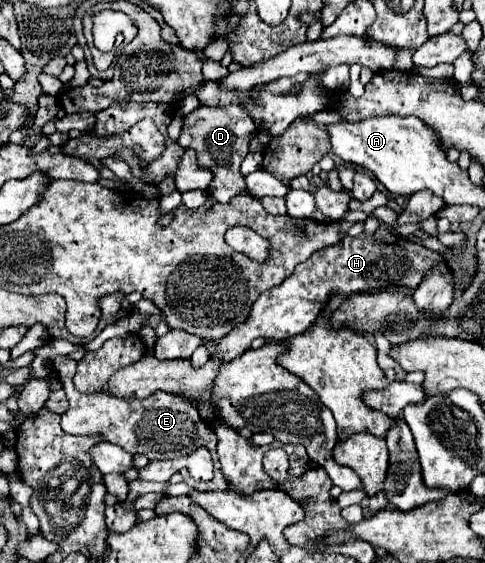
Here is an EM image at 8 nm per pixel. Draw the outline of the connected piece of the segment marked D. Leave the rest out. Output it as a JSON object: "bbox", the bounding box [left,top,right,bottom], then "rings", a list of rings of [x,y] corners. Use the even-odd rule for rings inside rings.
{"bbox":[178,105,256,203],"rings":[[[200,105],[190,115],[184,117],[184,127],[182,127],[178,143],[184,149],[198,151],[198,163],[204,169],[210,169],[214,175],[214,181],[210,183],[208,193],[216,201],[228,203],[228,199],[232,199],[234,195],[248,193],[244,175],[240,173],[240,163],[246,157],[246,153],[250,149],[250,139],[254,135],[256,135],[256,125],[246,109],[242,109],[238,105],[228,105],[228,107]]]}

